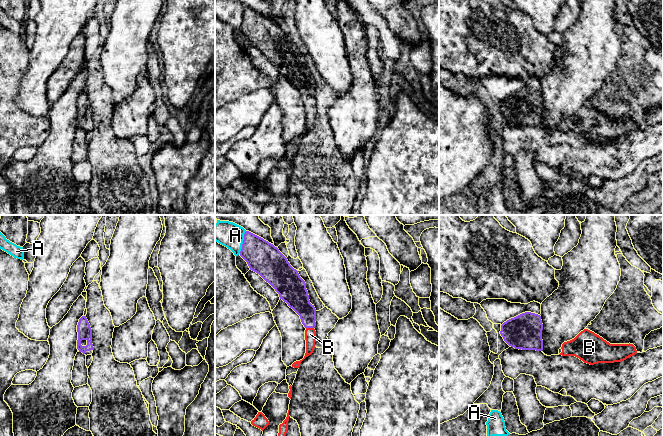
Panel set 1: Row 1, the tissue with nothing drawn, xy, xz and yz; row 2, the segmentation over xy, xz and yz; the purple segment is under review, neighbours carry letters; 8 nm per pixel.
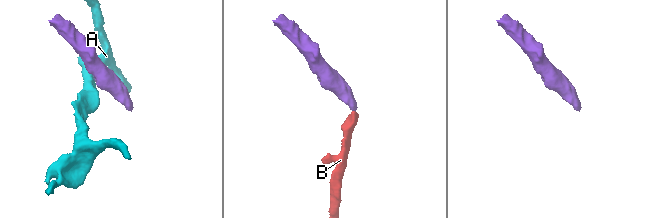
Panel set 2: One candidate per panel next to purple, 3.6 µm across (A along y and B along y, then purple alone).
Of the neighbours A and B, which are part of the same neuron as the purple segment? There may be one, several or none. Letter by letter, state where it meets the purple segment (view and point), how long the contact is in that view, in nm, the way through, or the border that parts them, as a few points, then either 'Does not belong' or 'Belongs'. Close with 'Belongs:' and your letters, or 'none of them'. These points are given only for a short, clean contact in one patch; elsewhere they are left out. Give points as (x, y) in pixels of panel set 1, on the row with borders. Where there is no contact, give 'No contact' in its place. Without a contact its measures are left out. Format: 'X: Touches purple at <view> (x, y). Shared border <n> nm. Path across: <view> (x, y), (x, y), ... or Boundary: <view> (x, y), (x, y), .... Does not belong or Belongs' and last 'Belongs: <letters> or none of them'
A: Touches purple at xz (243, 242). Shared border 190 nm. Does not belong
B: Touches purple at xz (310, 327). Shared border 60 nm. Path across: xz (298, 299), (307, 312), (310, 327), (310, 334). Belongs
Belongs: B

